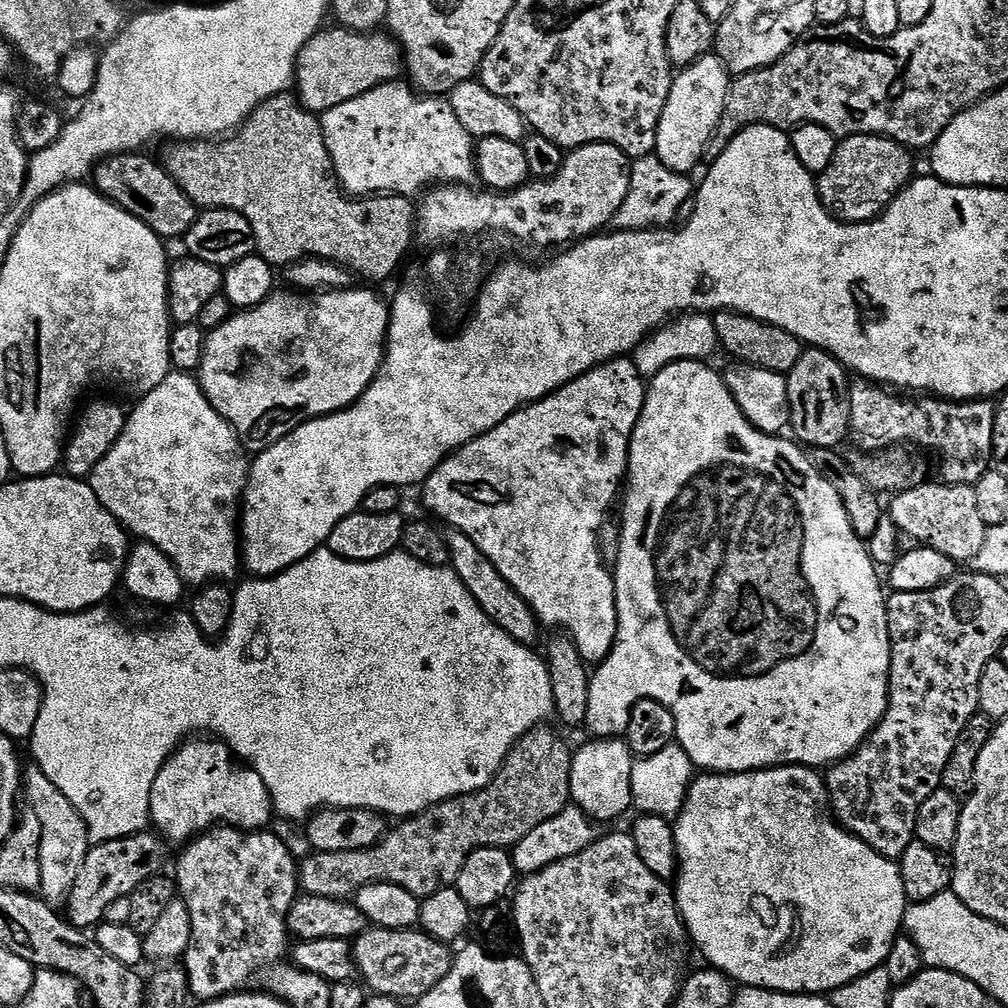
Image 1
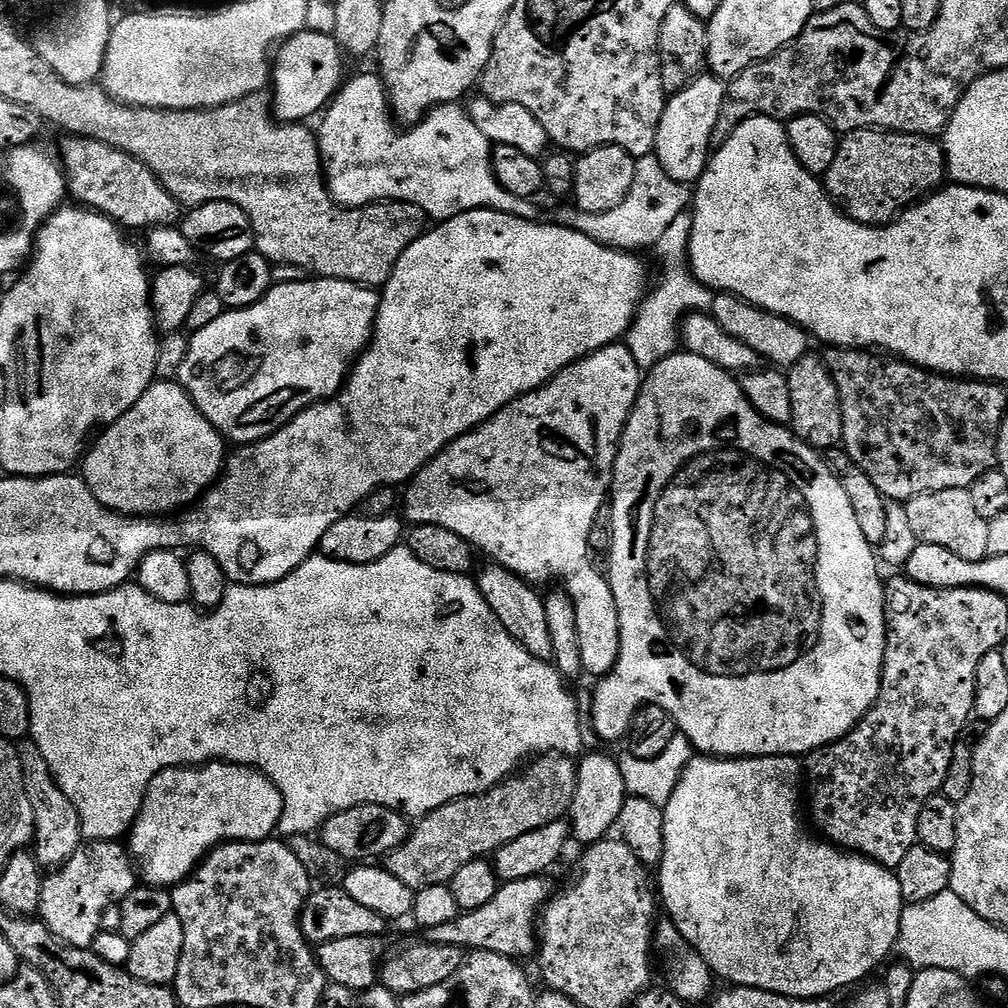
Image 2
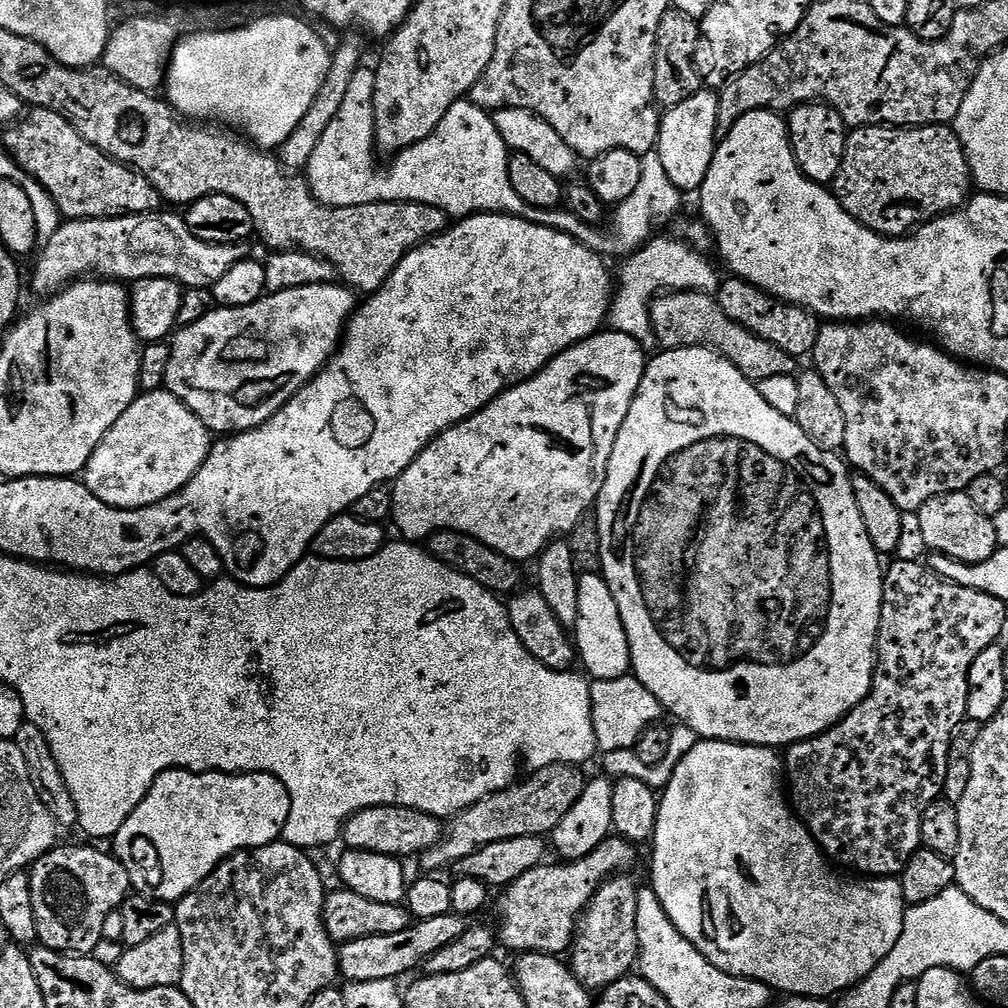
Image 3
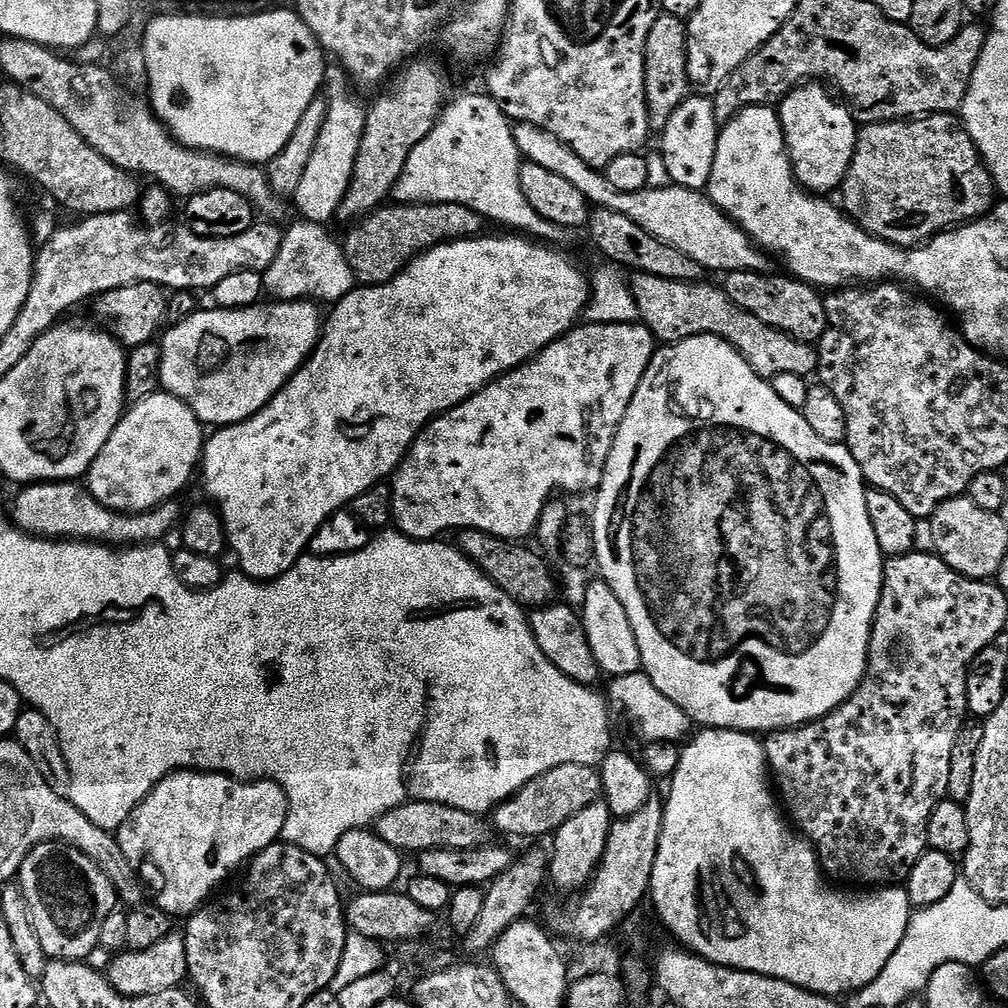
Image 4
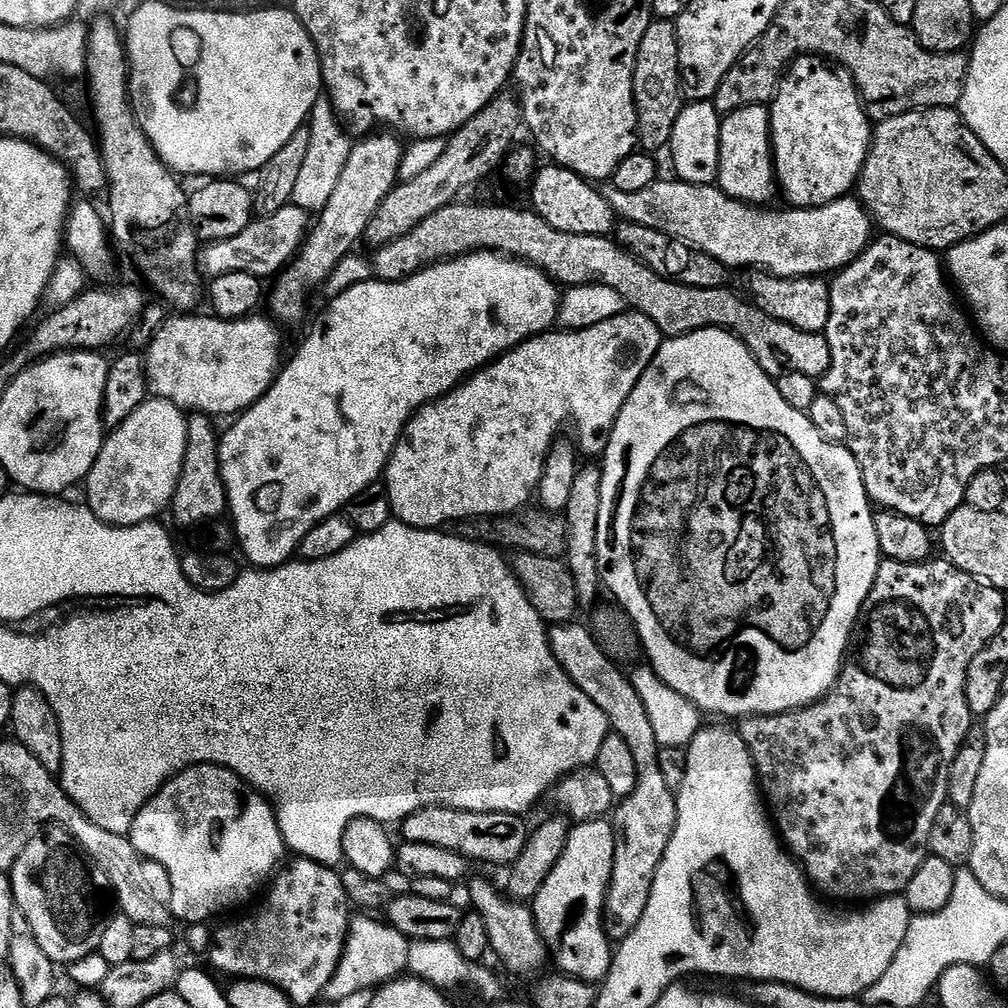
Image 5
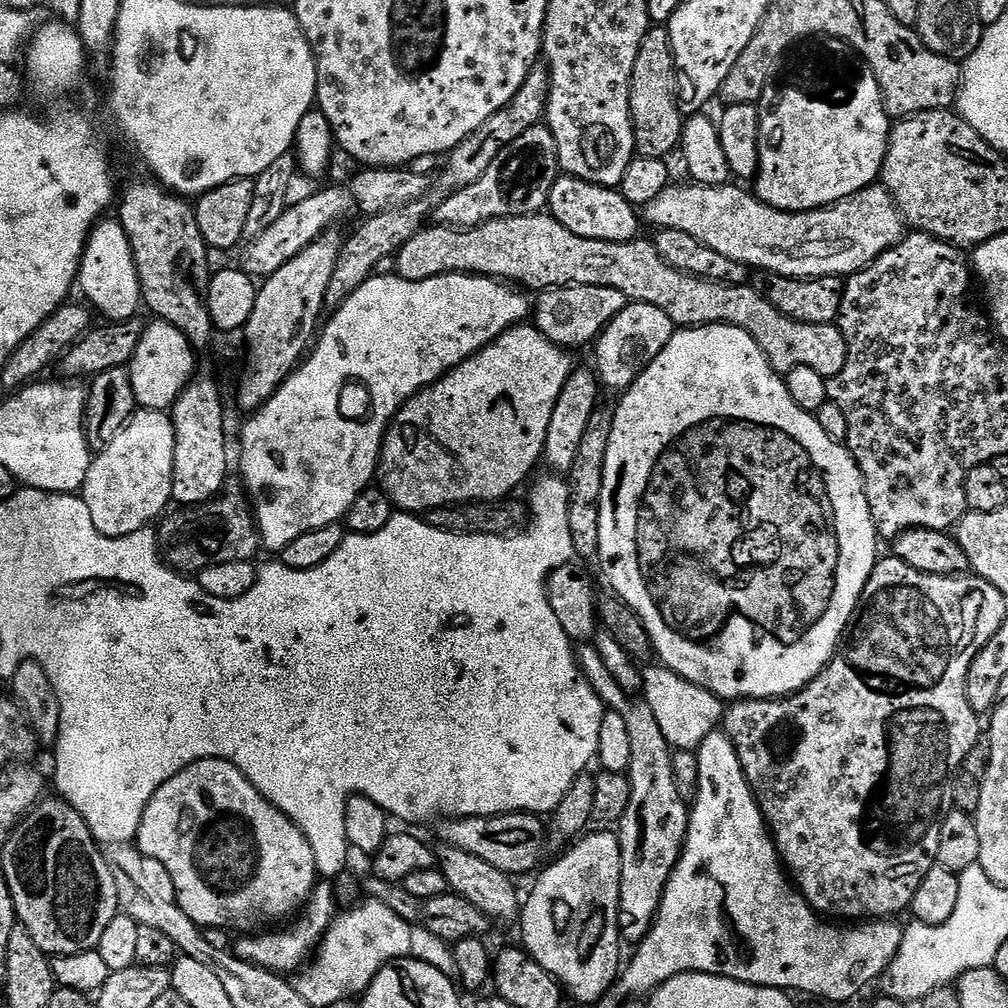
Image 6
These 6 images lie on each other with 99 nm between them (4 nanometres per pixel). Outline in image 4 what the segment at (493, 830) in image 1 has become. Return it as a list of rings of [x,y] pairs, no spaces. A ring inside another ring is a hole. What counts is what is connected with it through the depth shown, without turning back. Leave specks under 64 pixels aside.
[[[567,764],[542,774],[536,780],[526,782],[526,786],[522,786],[522,790],[518,790],[515,796],[495,808],[490,820],[499,835],[501,832],[504,836],[525,836],[528,840],[535,836],[548,838],[566,822],[570,822],[574,814],[597,803],[601,796],[600,774],[593,765]]]

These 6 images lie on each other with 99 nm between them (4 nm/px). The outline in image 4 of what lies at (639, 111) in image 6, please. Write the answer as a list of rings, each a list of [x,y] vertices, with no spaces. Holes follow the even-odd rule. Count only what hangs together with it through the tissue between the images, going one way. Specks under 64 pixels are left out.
[[[661,14],[656,17],[654,26],[646,38],[644,73],[646,74],[646,106],[648,126],[653,133],[663,133],[665,126],[674,118],[674,110],[686,102],[693,91],[692,80],[688,76],[690,45],[688,25],[679,16]]]

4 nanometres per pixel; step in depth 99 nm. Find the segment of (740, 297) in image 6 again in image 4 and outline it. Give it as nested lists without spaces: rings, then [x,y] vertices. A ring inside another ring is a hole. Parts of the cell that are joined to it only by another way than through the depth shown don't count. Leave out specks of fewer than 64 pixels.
[[[397,204],[381,206],[355,225],[348,236],[346,253],[361,285],[389,284],[418,256],[452,240],[471,240],[481,235],[486,220],[461,204]],[[645,272],[635,273],[631,277],[630,283],[634,294],[634,302],[638,306],[639,323],[651,330],[653,336],[661,345],[677,344],[686,338],[694,338],[695,336],[717,336],[725,340],[730,346],[737,348],[742,354],[742,358],[746,358],[748,365],[763,380],[769,382],[778,374],[798,374],[808,378],[811,377],[811,372],[813,375],[820,367],[820,354],[813,345],[798,342],[794,338],[790,338],[788,334],[782,334],[778,330],[766,326],[766,322],[754,318],[754,314],[742,310],[742,306],[730,302],[730,298],[724,292],[723,287],[716,285],[715,288],[714,285],[708,284],[709,282],[687,284],[677,280],[658,278],[654,274],[646,274]]]

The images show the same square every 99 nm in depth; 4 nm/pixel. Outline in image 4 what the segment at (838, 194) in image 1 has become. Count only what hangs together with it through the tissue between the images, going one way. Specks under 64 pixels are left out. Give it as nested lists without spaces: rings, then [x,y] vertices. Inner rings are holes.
[[[952,114],[921,116],[911,120],[889,120],[886,124],[863,125],[859,129],[856,138],[856,153],[852,159],[850,170],[844,179],[842,185],[843,192],[843,211],[851,216],[865,232],[869,232],[871,236],[876,236],[879,240],[884,240],[888,244],[897,244],[899,248],[914,248],[928,243],[933,236],[939,236],[941,232],[949,231],[961,224],[971,224],[973,220],[987,216],[998,200],[996,183],[992,180],[990,170],[984,165],[984,159],[980,157],[980,152],[976,149],[976,144],[968,137],[967,132],[965,132],[963,123]]]

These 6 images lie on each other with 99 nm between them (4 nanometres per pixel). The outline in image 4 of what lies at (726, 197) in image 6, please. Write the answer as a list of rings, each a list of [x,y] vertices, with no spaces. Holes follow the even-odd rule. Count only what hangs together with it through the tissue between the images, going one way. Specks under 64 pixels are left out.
[[[516,124],[512,133],[514,142],[518,142],[521,157],[527,163],[537,164],[566,178],[566,182],[571,182],[576,189],[582,190],[589,205],[626,214],[626,218],[630,218],[630,222],[635,222],[637,226],[642,226],[646,234],[674,246],[674,250],[686,254],[686,258],[694,258],[694,262],[701,264],[709,273],[769,271],[769,257],[703,191],[695,192],[689,188],[669,186],[646,187],[637,192],[619,192],[614,190],[614,186],[610,186],[601,169],[591,168],[586,162],[582,162],[582,158],[578,158],[578,154],[574,154],[574,150],[566,146],[566,142],[554,138],[554,134],[546,134],[546,130],[529,124]]]

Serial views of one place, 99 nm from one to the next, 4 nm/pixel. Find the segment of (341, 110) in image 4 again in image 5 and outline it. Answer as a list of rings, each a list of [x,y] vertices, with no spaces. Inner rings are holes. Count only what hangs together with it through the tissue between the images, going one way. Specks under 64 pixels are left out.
[[[324,94],[314,102],[306,127],[310,130],[310,150],[306,150],[306,159],[302,171],[298,174],[298,183],[294,186],[292,204],[303,212],[318,214],[324,209],[326,202],[330,202],[330,197],[338,187],[338,177],[346,166],[346,158],[350,158],[354,140],[341,124],[340,115],[334,110],[332,101]]]

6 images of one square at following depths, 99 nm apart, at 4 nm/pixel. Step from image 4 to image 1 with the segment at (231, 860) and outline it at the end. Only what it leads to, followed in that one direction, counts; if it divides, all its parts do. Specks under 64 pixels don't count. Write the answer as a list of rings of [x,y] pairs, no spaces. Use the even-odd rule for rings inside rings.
[[[188,738],[169,756],[168,761],[158,770],[150,794],[151,823],[156,823],[155,831],[165,841],[180,840],[187,842],[207,832],[209,828],[227,826],[245,830],[264,830],[269,827],[274,816],[272,799],[266,790],[266,784],[253,768],[237,761],[228,747],[215,738]]]

